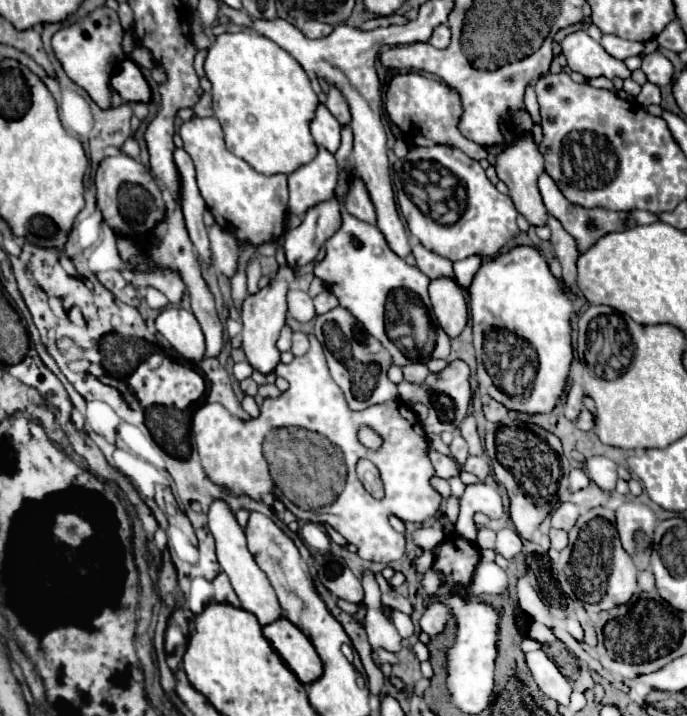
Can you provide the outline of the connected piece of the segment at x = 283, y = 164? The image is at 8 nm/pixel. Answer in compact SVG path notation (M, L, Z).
M256 31L224 33L218 35L216 43L210 47L204 69L206 77L212 81L212 105L216 119L222 125L224 141L230 153L244 159L254 171L262 175L290 175L316 157L318 147L310 135L310 121L318 107L318 95L314 93L306 71L290 53Z

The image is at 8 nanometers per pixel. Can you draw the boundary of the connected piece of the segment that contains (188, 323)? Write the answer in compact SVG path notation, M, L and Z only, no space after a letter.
M172 305L164 307L156 317L156 329L184 359L200 361L204 357L204 333L192 311Z

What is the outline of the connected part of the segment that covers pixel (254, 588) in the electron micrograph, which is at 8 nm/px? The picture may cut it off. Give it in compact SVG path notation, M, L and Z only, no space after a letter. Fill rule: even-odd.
M214 501L210 505L208 527L210 527L210 531L216 539L218 563L222 567L222 571L230 577L230 583L232 583L232 587L234 587L240 603L242 603L242 609L254 613L262 625L272 623L272 619L280 619L282 617L282 607L276 599L276 593L272 591L272 585L268 583L268 577L264 575L264 571L260 571L260 567L256 565L252 553L248 551L244 531L240 529L234 513L230 511L230 507L224 501Z

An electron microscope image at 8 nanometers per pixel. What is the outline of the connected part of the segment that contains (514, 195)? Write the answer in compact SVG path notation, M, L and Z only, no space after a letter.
M532 135L518 137L510 147L506 147L498 155L498 159L496 159L496 173L498 173L498 179L508 185L508 195L514 201L516 211L522 213L524 219L530 225L534 225L534 227L546 225L548 213L546 213L546 207L544 207L542 197L540 197L540 191L538 191L538 183L536 183L536 179L544 173L544 157L540 155L538 147L534 145Z

